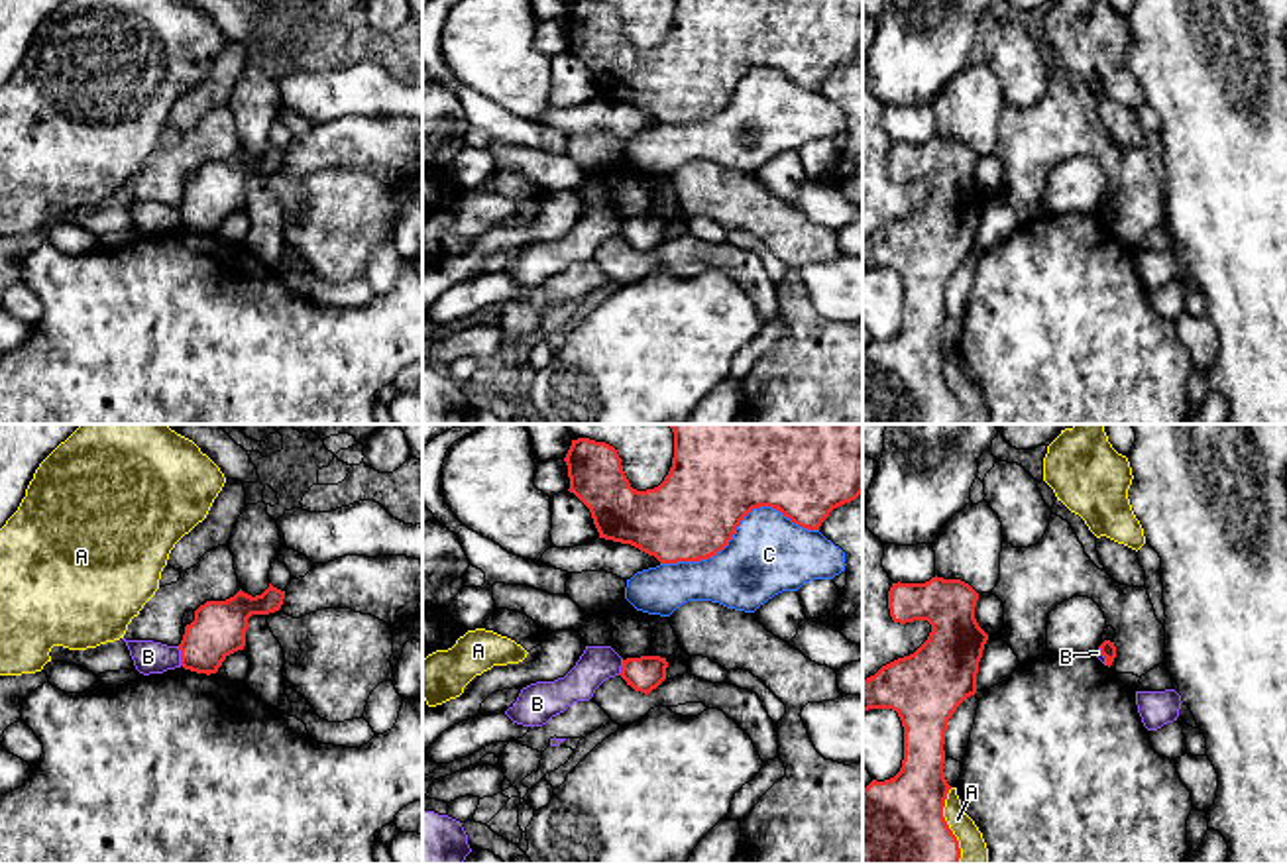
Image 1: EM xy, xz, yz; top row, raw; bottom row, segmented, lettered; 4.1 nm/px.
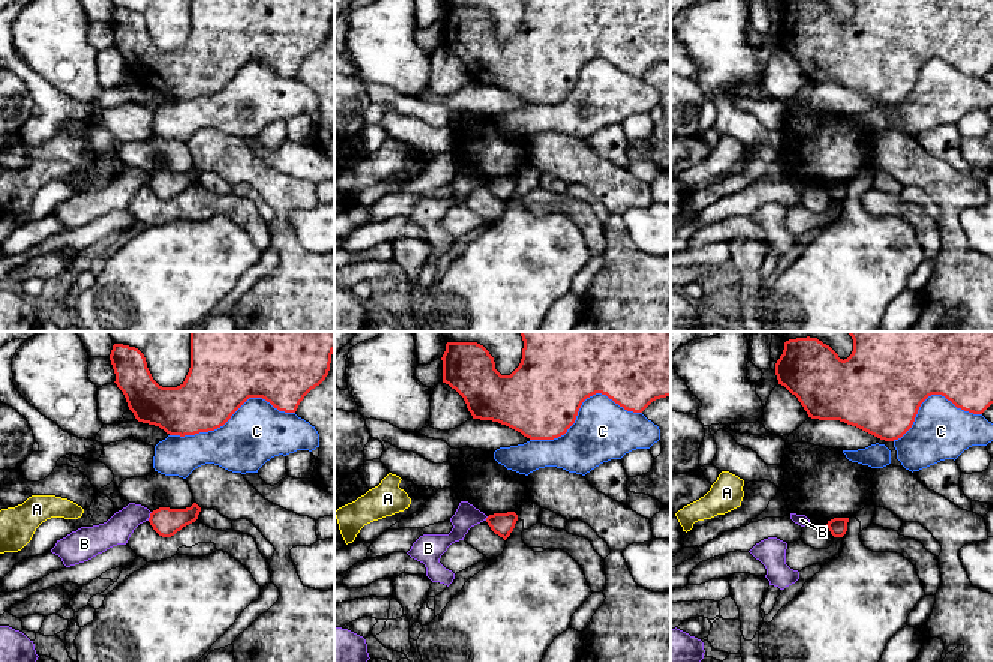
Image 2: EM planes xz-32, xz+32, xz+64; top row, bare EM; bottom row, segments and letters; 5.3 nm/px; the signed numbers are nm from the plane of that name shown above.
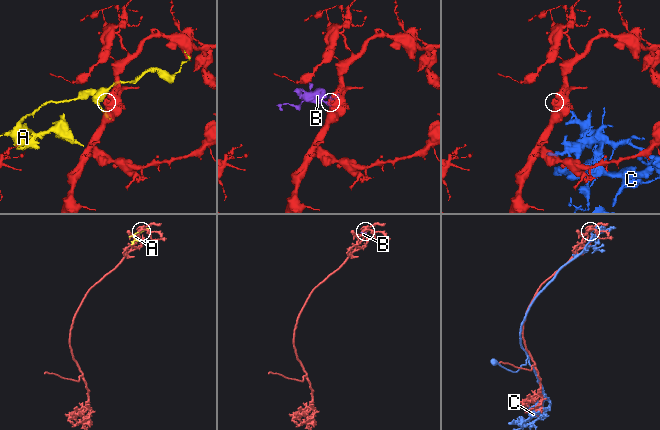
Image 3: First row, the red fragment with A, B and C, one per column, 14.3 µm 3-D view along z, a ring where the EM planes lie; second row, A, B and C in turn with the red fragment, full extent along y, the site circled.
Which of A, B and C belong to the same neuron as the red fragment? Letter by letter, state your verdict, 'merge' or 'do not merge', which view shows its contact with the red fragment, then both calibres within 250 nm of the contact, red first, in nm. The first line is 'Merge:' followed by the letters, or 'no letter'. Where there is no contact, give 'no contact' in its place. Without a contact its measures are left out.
Merge: no letter
A: do not merge; meets red in yz; 500 nm thick on the red side, 120 nm on the other
B: do not merge; meets red in xy; 220 nm thick on the red side, 130 nm on the other
C: do not merge; meets red in xz; 380 nm thick on the red side, 320 nm on the other

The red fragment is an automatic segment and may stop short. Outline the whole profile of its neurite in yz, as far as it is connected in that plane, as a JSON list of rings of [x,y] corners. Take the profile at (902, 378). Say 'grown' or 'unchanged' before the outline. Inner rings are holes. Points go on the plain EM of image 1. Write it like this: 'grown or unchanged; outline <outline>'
unchanged; outline [[[931,137],[925,143],[892,143],[888,169],[894,183],[927,181],[927,200],[910,216],[882,226],[863,240],[863,271],[892,269],[904,287],[900,332],[863,350],[863,424],[959,424],[959,401],[943,367],[951,346],[945,340],[945,291],[957,267],[977,253],[979,222],[988,194],[975,179],[979,153],[961,139]]]

